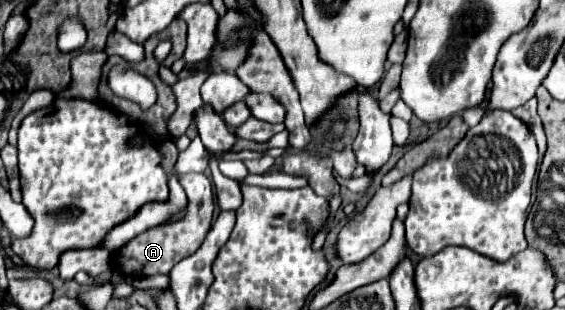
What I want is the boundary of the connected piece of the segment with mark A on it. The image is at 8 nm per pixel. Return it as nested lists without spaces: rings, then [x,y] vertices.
[[[183,173],[177,177],[181,187],[187,193],[189,205],[187,205],[187,213],[185,217],[181,217],[175,223],[167,223],[167,225],[157,225],[151,227],[143,233],[139,233],[137,237],[133,237],[131,241],[127,241],[115,255],[113,259],[113,271],[121,273],[123,277],[151,277],[151,275],[165,275],[171,271],[171,267],[175,263],[179,263],[181,259],[189,257],[191,253],[197,251],[197,247],[201,245],[201,241],[205,239],[209,227],[211,227],[211,217],[213,217],[213,191],[211,191],[211,181],[201,173]]]

